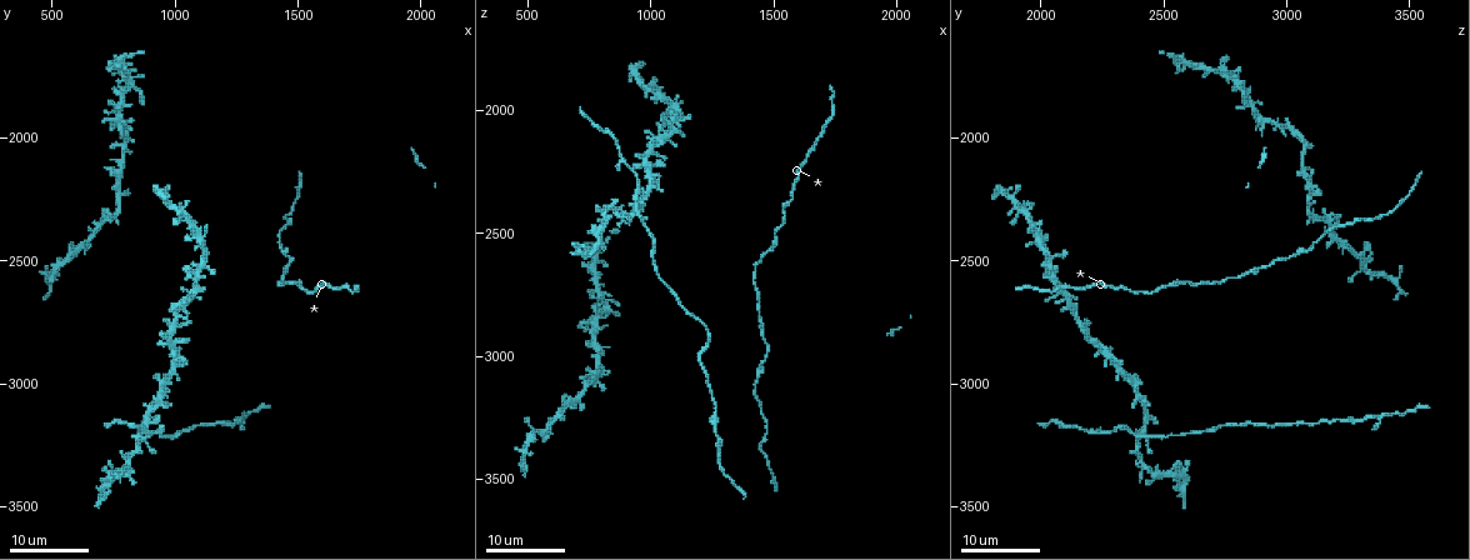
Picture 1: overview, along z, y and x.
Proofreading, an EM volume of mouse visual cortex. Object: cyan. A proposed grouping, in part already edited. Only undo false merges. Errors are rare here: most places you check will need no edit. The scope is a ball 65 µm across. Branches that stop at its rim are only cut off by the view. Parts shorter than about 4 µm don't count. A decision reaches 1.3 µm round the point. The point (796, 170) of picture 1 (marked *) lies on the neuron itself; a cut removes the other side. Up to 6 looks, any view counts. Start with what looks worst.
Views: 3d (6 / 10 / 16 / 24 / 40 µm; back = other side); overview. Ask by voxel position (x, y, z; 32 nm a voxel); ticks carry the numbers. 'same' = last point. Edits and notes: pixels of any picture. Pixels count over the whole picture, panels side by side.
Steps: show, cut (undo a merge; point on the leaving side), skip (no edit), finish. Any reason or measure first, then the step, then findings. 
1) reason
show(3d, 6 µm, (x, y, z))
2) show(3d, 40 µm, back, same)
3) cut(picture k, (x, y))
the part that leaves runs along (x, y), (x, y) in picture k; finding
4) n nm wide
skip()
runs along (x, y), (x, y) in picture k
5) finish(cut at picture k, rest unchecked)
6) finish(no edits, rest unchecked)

thin arm on a thick one
show(3d, 24 µm, (1270, 3120, 3410))

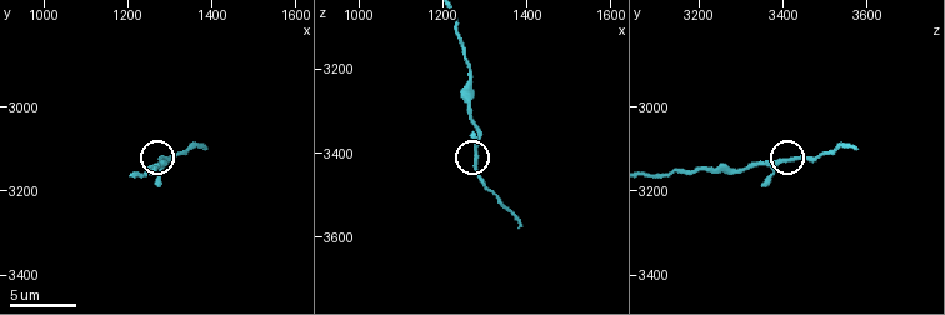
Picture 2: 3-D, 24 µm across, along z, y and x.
show(3d, 6 µm, (1285, 3125, 3405))

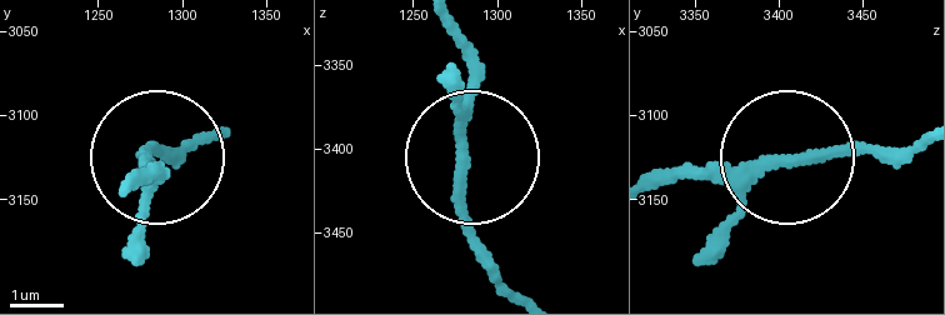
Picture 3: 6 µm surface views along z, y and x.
190 nm wide
skip()
runs along (445, 21), (466, 75), (466, 236), (494, 285) in picture 3; one neuron here

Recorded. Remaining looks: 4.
show(3d, 16 µm, (770, 2220, 3090))

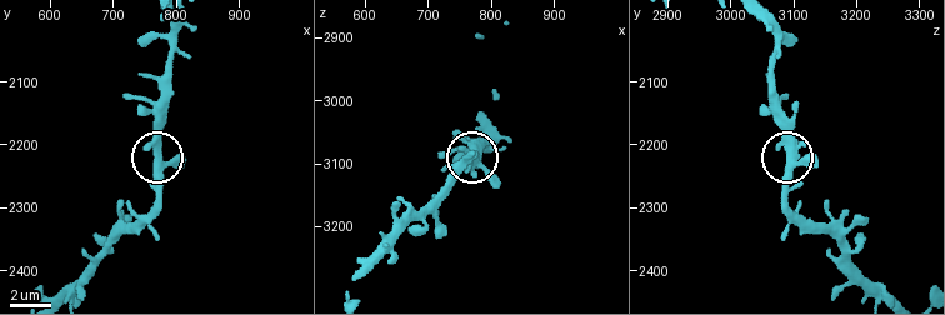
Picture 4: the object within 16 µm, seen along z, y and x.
closer look
show(3d, 6 µm, (770, 2225, 3100))

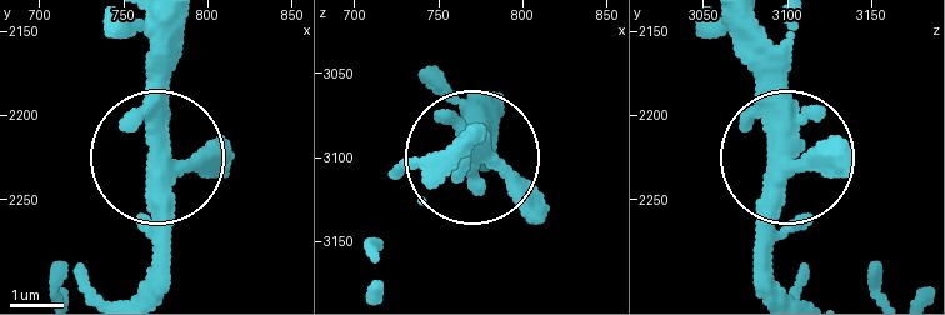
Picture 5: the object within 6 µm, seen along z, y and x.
show(3d, 6 µm, back, (770, 2224, 3094))

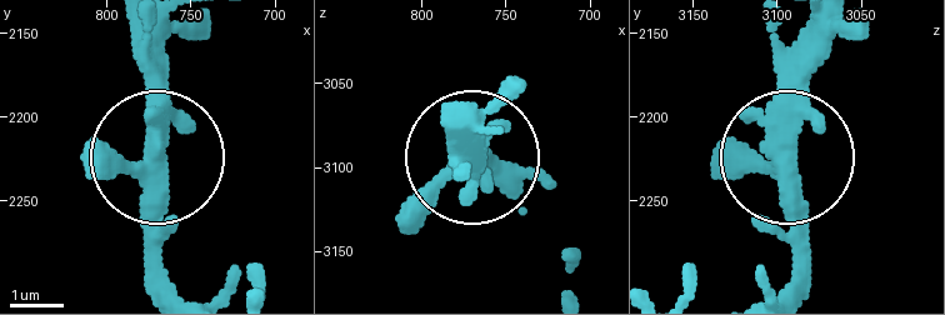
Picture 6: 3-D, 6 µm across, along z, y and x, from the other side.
side arm 23 µm
skip()
all the same neuron

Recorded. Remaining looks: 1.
finish(no edits, rest unchecked)

